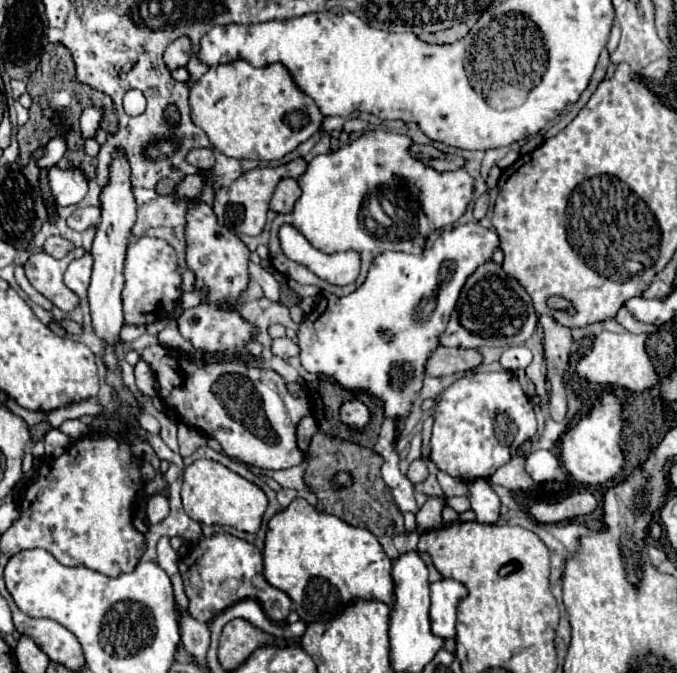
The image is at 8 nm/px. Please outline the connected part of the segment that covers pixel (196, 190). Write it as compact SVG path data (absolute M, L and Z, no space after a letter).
M196 174L196 176L188 176L182 184L176 186L176 194L180 196L188 196L190 200L196 200L200 196L200 188L202 188L202 176Z

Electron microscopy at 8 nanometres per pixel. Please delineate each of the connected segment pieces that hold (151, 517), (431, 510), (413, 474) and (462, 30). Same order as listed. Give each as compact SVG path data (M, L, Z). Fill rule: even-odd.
M156 494L148 500L148 506L146 506L146 516L148 516L148 522L150 524L158 524L162 522L166 516L170 514L170 504L168 504L168 498Z
M428 498L426 504L416 514L418 532L428 532L440 528L440 514L444 508L444 498Z
M414 460L408 468L408 480L412 484L418 484L418 482L424 482L428 478L428 468L426 468L426 462L424 460Z
M456 24L448 30L442 30L442 32L436 32L436 34L426 34L424 42L428 42L428 44L452 44L452 42L464 38L466 34L468 34L468 26L466 24Z

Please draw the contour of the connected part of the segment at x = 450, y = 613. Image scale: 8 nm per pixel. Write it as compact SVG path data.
M438 580L430 584L430 622L432 632L444 640L456 638L456 608L462 598L468 596L468 590L454 580Z

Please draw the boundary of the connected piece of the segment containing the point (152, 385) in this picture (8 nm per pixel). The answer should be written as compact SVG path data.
M140 360L140 364L134 368L134 374L136 374L136 386L142 394L146 396L156 396L156 378L152 374L152 370L148 368L148 364L144 360Z

